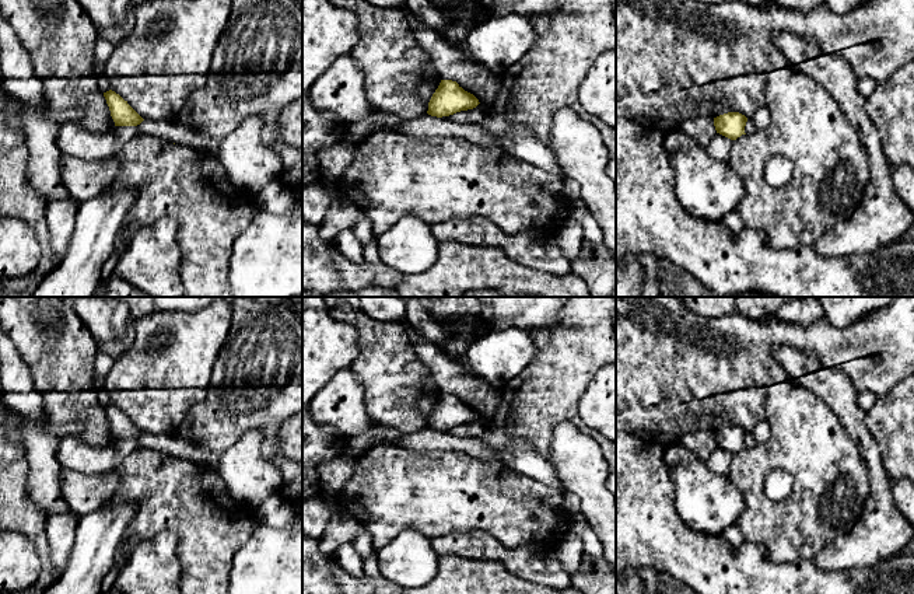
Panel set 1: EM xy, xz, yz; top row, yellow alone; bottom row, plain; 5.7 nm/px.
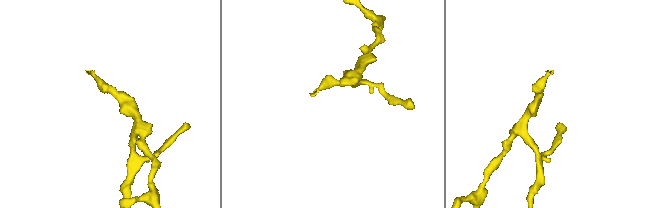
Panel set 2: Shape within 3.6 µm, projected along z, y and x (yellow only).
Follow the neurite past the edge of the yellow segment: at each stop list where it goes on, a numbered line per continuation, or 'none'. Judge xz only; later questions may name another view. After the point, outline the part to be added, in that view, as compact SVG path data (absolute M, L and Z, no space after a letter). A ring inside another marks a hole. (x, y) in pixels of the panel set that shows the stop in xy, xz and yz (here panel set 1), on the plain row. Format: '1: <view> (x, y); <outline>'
none

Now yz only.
none

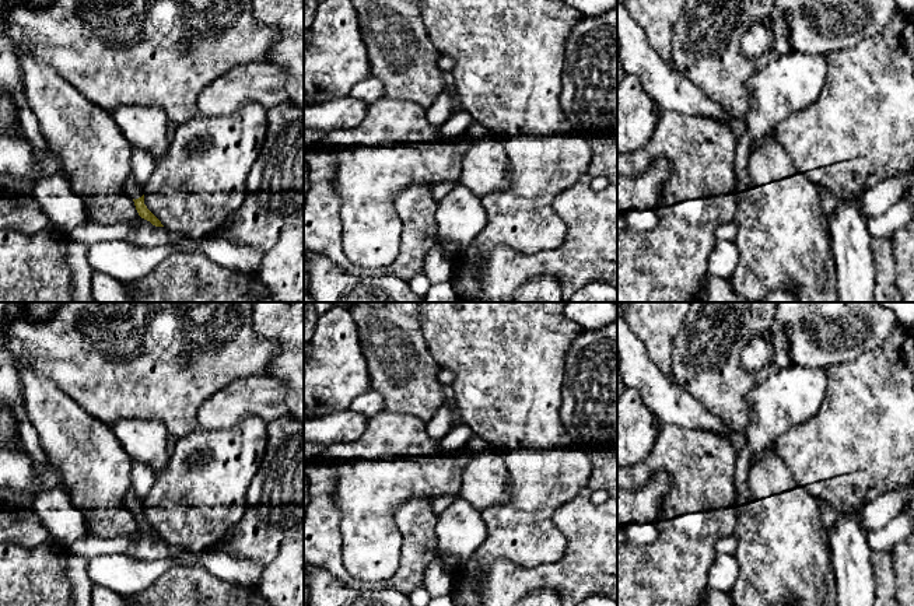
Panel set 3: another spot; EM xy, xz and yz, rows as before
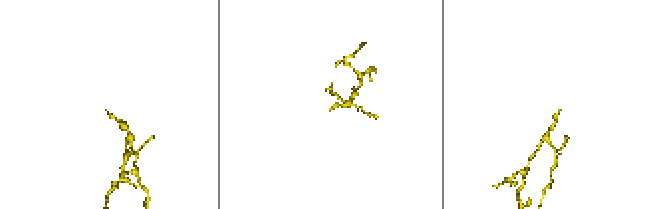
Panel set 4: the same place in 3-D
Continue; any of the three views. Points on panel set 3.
1: xy (133, 503); M133 487L126 493L123 507L134 514L143 509L143 500L134 493Z

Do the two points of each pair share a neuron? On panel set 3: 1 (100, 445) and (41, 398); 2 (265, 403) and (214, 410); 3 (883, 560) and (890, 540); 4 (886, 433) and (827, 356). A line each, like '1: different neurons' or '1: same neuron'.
1: same neuron
2: same neuron
3: different neurons
4: different neurons

